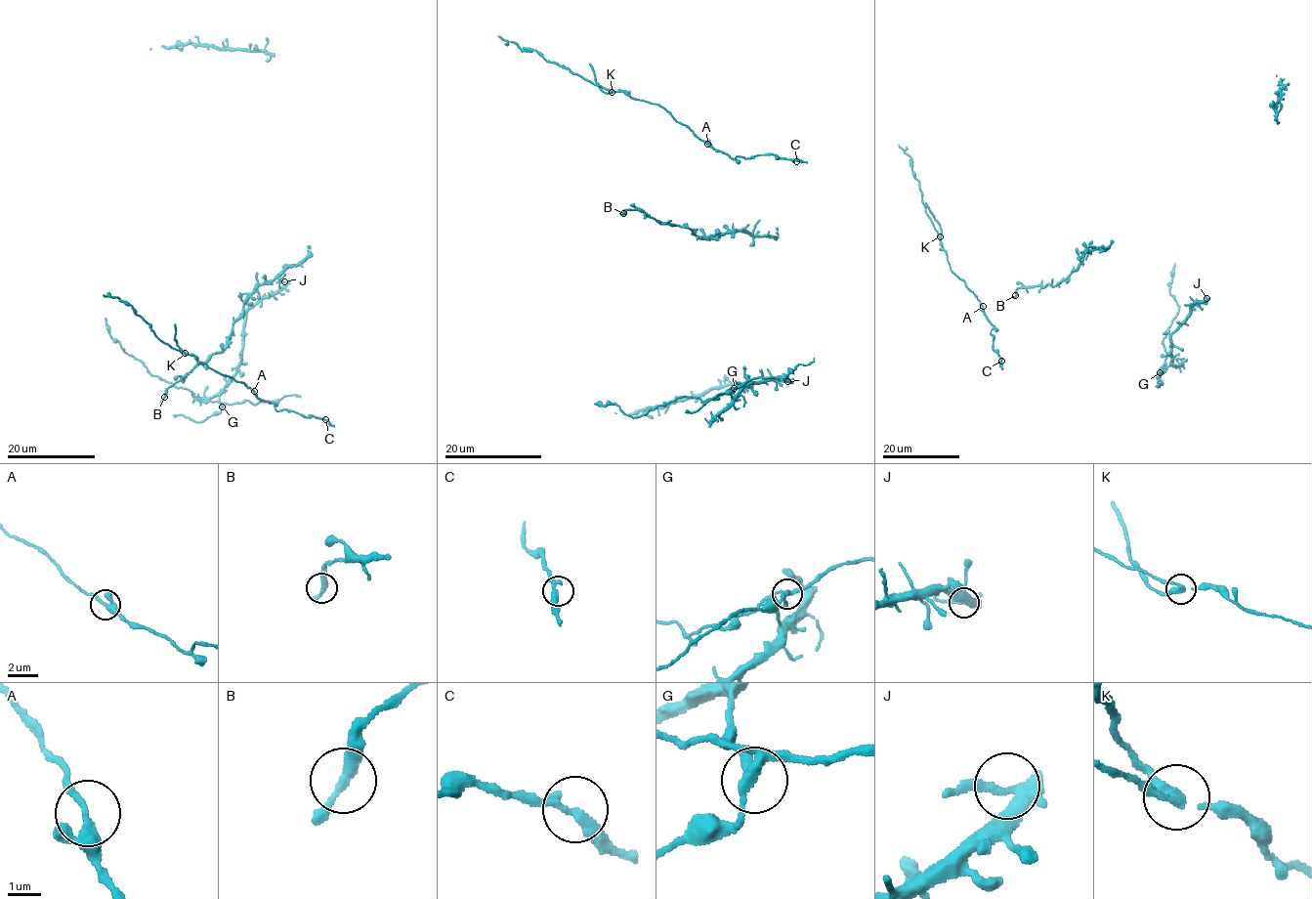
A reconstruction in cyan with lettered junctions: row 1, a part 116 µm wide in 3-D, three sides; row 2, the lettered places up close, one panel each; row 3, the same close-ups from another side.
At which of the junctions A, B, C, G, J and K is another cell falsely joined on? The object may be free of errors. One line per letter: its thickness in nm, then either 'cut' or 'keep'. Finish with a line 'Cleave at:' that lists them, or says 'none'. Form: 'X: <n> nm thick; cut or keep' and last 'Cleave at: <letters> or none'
A: 240 nm thick; keep
B: 300 nm thick; keep
C: 320 nm thick; keep
G: 280 nm thick; keep
J: 360 nm thick; keep
K: 240 nm thick; cut
Cleave at: K

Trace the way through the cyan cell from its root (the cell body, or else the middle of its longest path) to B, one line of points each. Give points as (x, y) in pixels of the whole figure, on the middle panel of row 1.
B: (753, 245), (752, 237), (740, 231), (701, 239), (687, 228), (660, 224), (637, 210), (623, 213)

